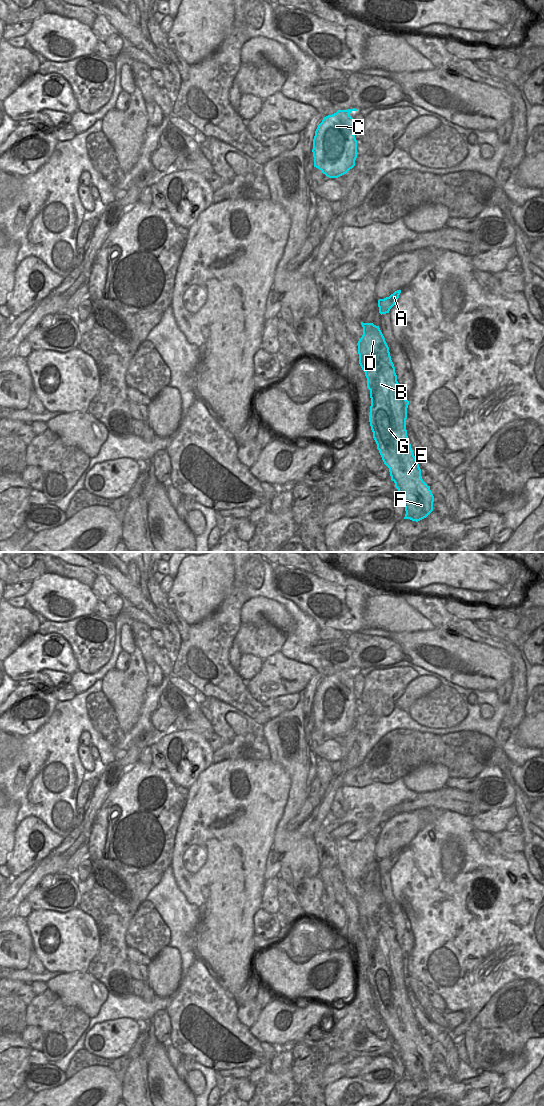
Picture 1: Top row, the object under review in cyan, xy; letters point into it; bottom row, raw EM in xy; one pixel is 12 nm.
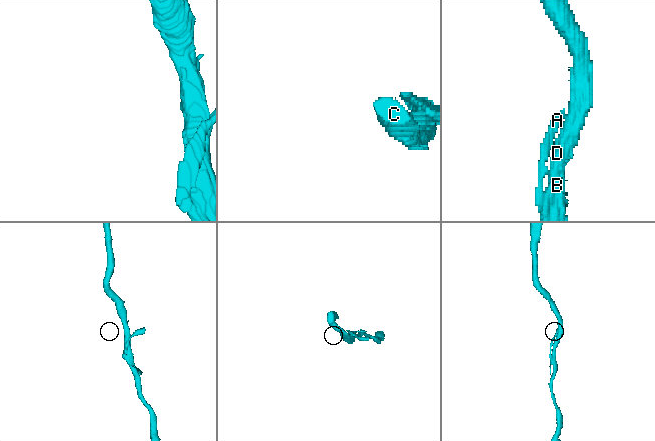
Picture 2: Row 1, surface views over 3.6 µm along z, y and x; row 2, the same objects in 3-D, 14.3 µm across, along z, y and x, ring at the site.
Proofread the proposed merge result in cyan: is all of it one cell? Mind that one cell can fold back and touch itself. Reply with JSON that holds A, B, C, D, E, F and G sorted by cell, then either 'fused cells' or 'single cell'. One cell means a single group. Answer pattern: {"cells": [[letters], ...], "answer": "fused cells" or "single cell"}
{"cells": [["A"], ["B", "C", "D", "E", "F", "G"]], "answer": "fused cells"}

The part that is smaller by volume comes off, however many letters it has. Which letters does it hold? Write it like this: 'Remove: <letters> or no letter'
Remove: A.

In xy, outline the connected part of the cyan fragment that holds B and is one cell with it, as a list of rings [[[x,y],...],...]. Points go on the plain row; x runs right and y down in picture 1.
[[[363,883],[363,895],[359,899],[359,924],[367,938],[367,948],[370,950],[371,966],[376,968],[377,976],[382,978],[383,994],[379,1004],[379,1013],[384,1024],[389,1028],[391,1040],[398,1049],[398,1055],[405,1067],[404,1079],[420,1081],[433,1071],[434,1056],[422,1039],[421,1029],[414,1016],[406,990],[407,968],[409,961],[403,957],[397,941],[395,927],[391,920],[389,907],[379,886],[373,883]]]

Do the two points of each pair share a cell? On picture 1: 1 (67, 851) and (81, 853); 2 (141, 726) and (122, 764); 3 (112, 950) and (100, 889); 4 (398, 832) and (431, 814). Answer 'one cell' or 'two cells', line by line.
1: two cells
2: two cells
3: one cell
4: one cell

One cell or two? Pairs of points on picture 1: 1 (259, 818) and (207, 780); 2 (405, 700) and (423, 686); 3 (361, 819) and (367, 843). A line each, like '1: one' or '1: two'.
1: one
2: one
3: two

